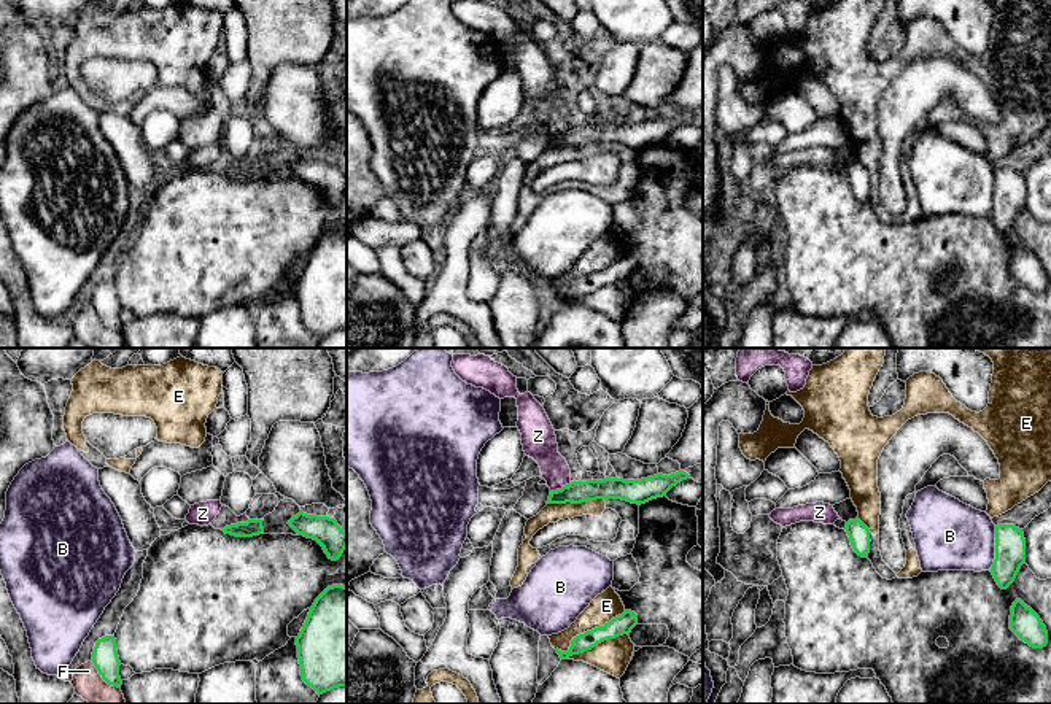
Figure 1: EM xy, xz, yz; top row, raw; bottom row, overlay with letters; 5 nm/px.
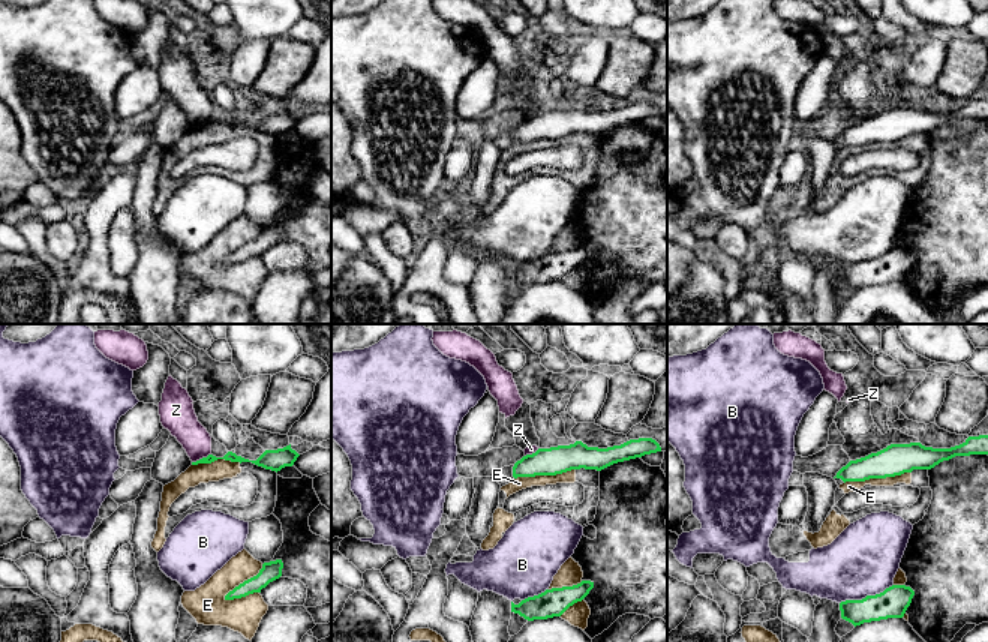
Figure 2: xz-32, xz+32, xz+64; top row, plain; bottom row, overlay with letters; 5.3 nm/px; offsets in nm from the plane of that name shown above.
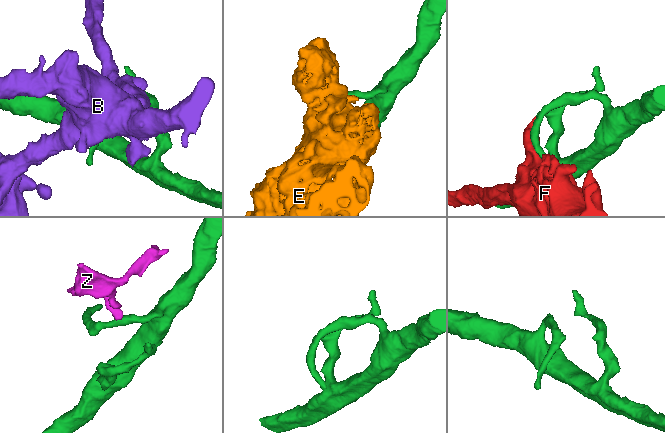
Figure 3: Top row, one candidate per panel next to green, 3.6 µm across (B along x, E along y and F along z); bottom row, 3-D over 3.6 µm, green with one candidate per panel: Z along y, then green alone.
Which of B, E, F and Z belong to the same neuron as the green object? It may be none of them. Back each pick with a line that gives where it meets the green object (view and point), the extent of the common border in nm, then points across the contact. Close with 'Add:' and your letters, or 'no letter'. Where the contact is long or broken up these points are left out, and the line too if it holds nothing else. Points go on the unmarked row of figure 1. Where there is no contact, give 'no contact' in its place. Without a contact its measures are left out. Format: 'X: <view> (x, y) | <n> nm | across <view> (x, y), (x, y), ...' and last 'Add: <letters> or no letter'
Add: no letter

